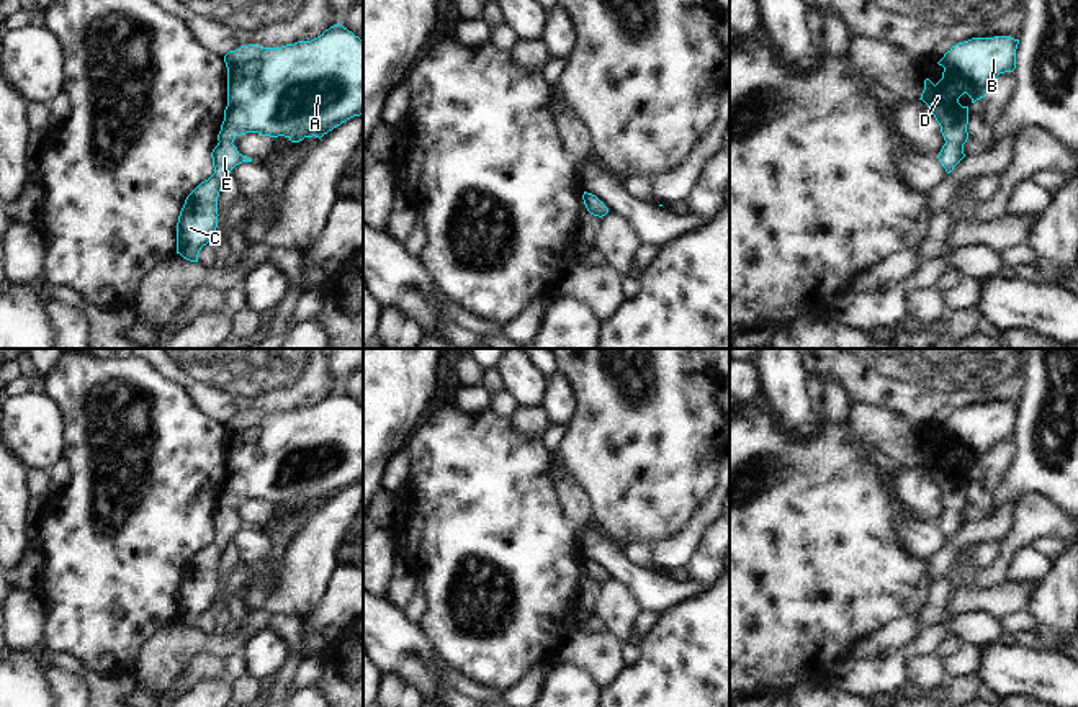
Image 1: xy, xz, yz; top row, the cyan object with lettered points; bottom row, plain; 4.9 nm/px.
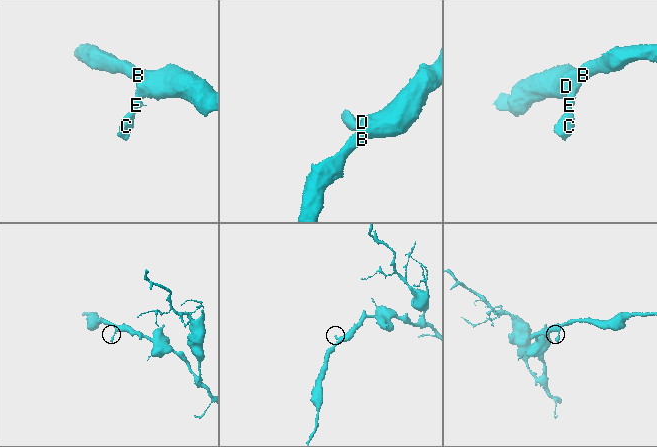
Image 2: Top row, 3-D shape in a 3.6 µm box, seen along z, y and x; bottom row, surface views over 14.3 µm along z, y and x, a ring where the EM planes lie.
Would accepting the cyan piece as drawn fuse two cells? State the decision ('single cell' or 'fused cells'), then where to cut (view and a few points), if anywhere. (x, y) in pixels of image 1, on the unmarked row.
single cell; no cut

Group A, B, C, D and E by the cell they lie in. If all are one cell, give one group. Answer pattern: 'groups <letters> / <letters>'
groups A B C D E

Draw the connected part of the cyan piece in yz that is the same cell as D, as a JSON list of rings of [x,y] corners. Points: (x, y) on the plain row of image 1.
[[[1011,403],[972,404],[959,409],[937,429],[944,434],[942,445],[936,452],[929,445],[924,447],[924,457],[919,466],[928,471],[941,493],[945,511],[942,512],[937,525],[947,540],[950,540],[965,524],[963,511],[968,506],[968,473],[962,473],[959,465],[967,460],[972,465],[972,470],[975,470],[990,458],[990,452],[999,440],[1013,439],[1016,435],[1017,411],[1019,406]]]

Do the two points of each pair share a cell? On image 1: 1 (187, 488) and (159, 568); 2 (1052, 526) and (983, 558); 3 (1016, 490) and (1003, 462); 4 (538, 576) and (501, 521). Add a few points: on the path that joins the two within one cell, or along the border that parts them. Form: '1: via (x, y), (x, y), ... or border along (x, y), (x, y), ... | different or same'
1: via (167, 508), (159, 516), (159, 549) | same
2: border along (1001, 544), (998, 558), (982, 571) | different
3: border along (1015, 437), (1016, 457), (998, 491), (998, 508) | different
4: via (524, 562), (516, 553), (514, 532) | same

